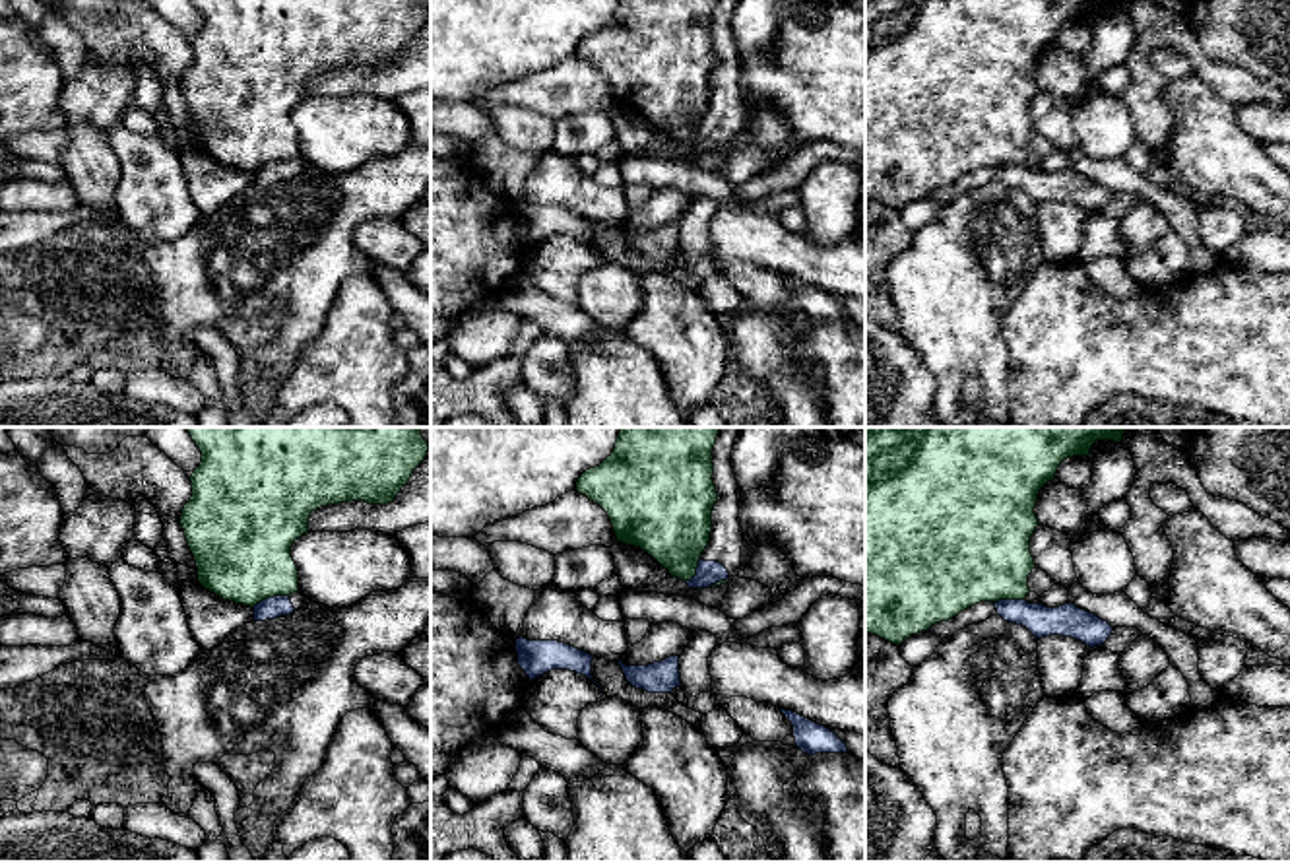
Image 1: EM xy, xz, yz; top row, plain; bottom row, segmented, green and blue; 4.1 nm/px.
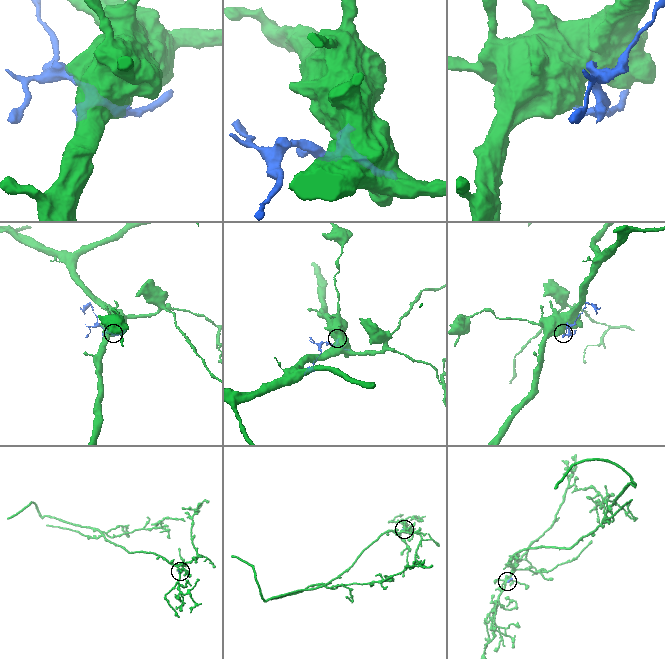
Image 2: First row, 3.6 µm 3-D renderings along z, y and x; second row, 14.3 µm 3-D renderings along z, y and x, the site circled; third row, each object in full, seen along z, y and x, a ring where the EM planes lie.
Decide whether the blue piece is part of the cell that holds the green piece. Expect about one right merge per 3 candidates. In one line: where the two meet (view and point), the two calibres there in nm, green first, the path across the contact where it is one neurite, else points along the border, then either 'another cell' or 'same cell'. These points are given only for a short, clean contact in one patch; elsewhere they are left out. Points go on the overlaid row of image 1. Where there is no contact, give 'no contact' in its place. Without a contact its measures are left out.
contact xy (270, 596); calibres 420 and 90 nm; border xy (288, 595), (262, 598), (253, 608); another cell

